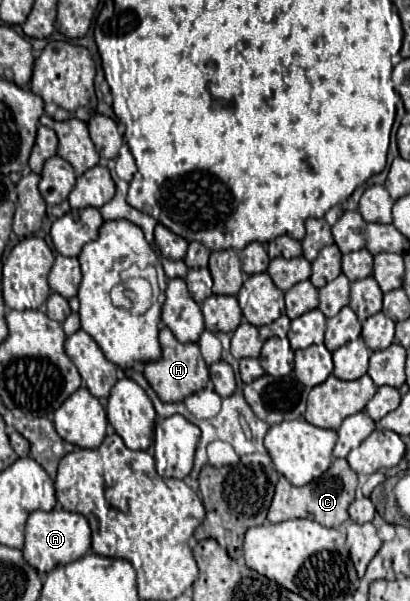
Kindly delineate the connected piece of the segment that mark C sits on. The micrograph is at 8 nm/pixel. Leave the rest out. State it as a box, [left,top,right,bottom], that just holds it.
[268,459,358,527]

